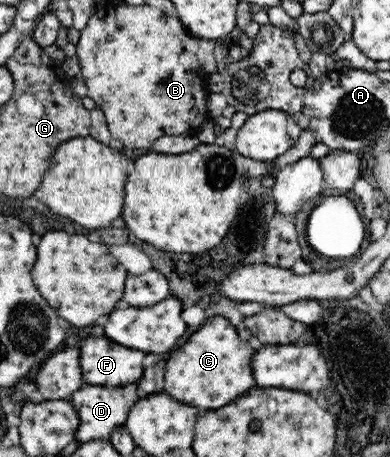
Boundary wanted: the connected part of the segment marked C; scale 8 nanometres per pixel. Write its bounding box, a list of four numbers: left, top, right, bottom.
[164,316,256,410]

